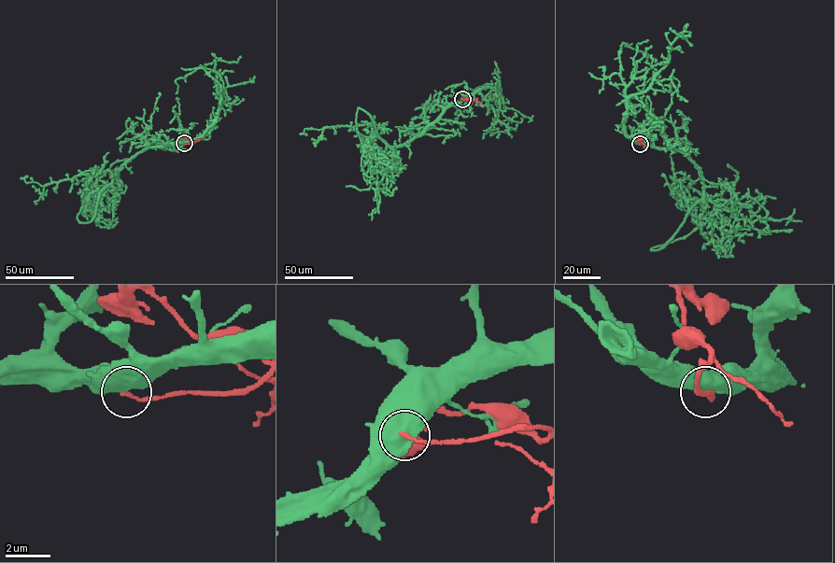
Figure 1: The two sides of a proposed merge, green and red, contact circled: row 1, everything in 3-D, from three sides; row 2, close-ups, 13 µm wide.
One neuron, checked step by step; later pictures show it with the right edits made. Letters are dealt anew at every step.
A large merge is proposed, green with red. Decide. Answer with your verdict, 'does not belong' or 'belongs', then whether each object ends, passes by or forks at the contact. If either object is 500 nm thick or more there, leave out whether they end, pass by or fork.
does not belong

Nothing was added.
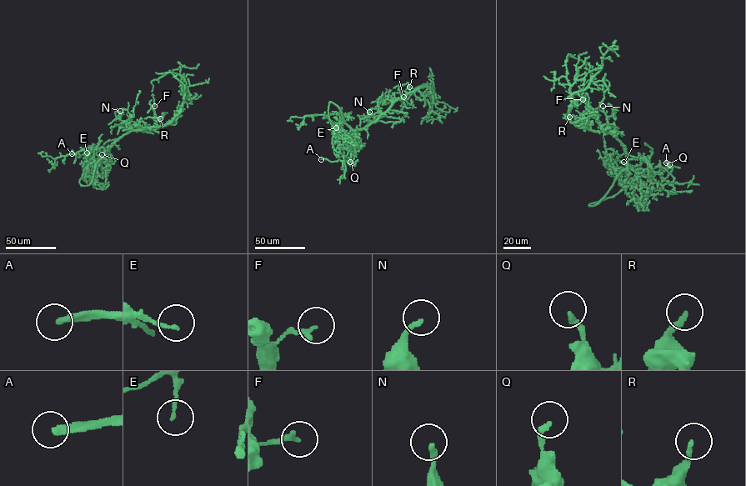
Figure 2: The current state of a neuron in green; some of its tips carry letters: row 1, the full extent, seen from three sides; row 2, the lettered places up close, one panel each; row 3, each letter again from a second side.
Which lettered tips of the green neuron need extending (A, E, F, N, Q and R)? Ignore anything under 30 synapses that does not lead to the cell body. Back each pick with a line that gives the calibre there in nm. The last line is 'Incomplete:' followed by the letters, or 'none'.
A: 280 nm
N: 200 nm
R: 200 nm
Incomplete: A, N, R

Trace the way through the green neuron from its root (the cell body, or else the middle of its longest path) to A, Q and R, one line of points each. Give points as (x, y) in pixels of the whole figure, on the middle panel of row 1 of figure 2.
A: (385, 112), (362, 129), (338, 123), (335, 132), (342, 139), (343, 152), (336, 161), (321, 159)
Q: (385, 112), (363, 128), (350, 130), (351, 146), (347, 155), (350, 162)
R: (385, 112), (405, 96), (409, 91), (409, 87)

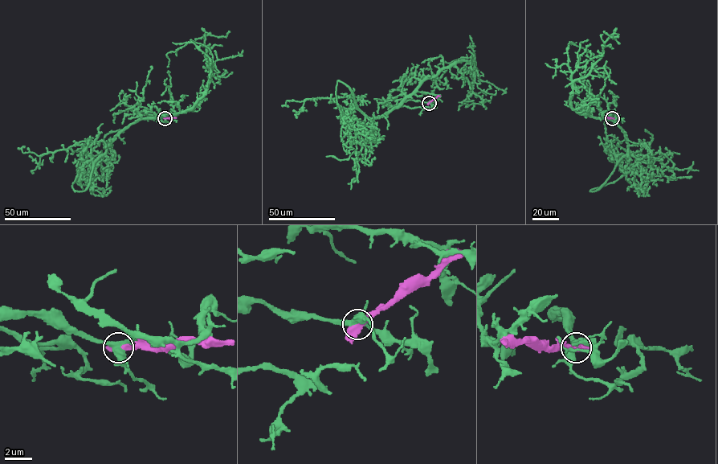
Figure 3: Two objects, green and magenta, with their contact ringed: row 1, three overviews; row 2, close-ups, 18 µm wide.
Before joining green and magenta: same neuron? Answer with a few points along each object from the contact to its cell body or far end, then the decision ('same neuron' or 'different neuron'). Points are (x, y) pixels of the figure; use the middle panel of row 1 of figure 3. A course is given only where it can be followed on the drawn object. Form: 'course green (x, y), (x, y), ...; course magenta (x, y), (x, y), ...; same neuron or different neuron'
course green (428, 102), (404, 100), (445, 67), (475, 58), (453, 60), (439, 78), (430, 77), (430, 85); course magenta (428, 102), (440, 95); different neuron

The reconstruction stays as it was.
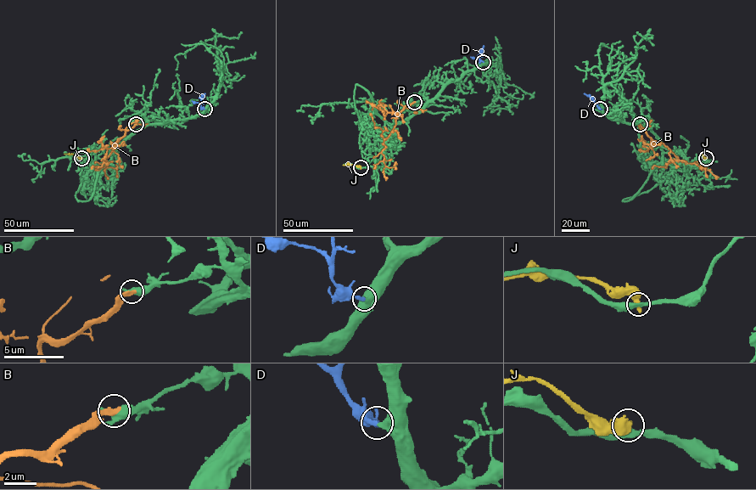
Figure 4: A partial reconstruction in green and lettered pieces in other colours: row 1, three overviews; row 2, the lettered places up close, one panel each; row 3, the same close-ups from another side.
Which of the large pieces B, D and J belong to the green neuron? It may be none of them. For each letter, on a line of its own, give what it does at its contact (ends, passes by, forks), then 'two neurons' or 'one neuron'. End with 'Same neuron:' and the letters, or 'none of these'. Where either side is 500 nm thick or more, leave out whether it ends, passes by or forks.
B: two neurons
D: it ends | one neuron
J: two neurons
Same neuron: D

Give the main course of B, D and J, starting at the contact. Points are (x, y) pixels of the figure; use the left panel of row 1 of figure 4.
B: (136, 124), (125, 131), (125, 134), (103, 163), (116, 170), (117, 177)
D: (204, 109), (201, 106), (204, 93)
J: (81, 158), (74, 154), (64, 154)

